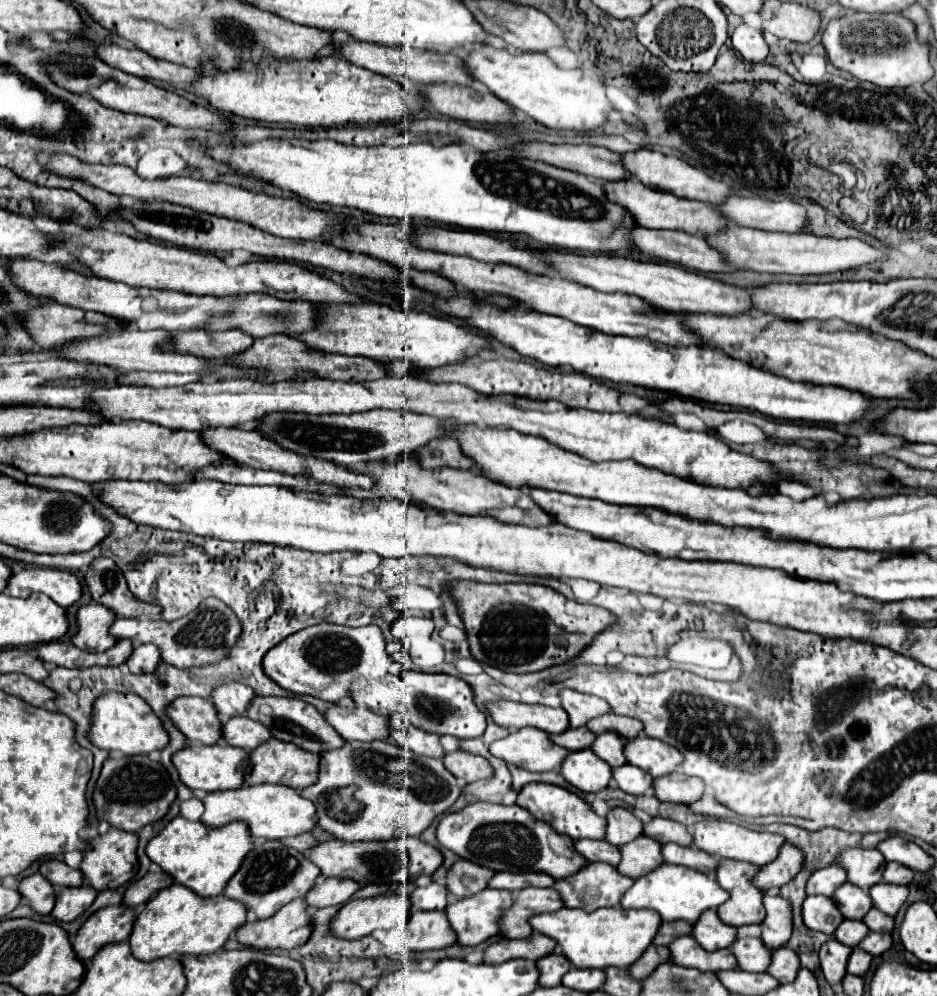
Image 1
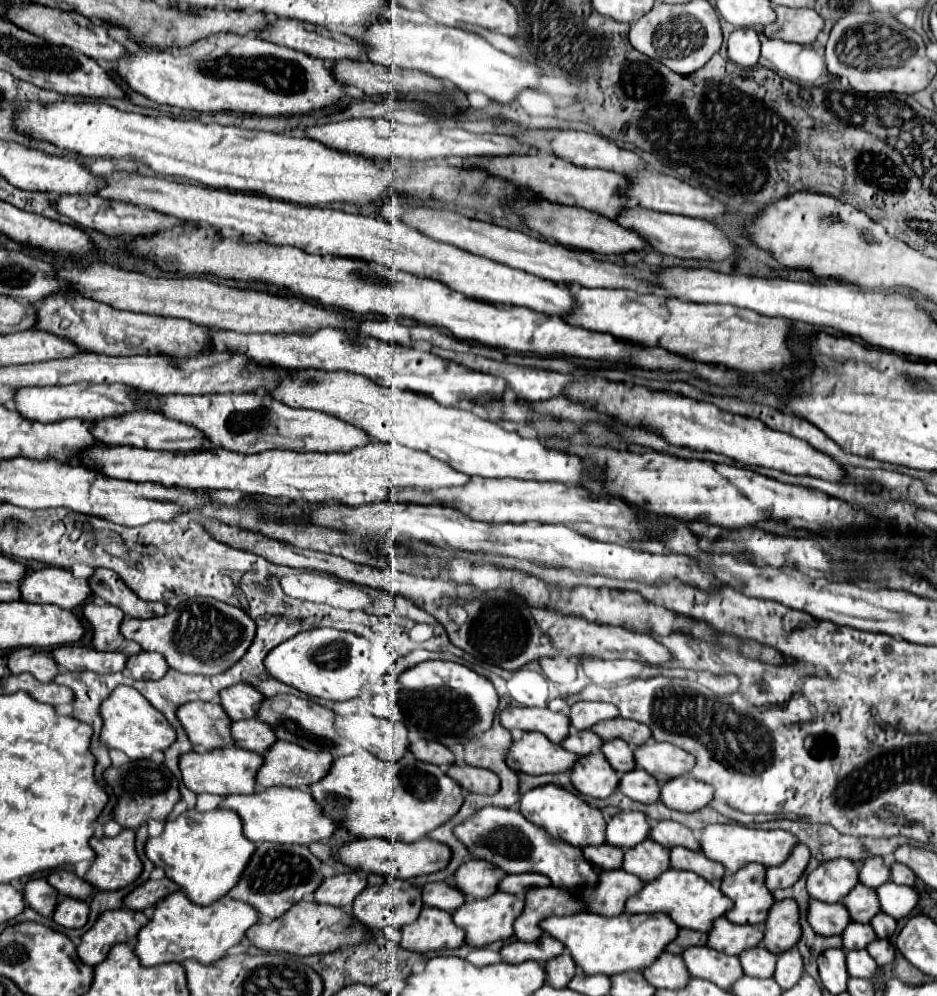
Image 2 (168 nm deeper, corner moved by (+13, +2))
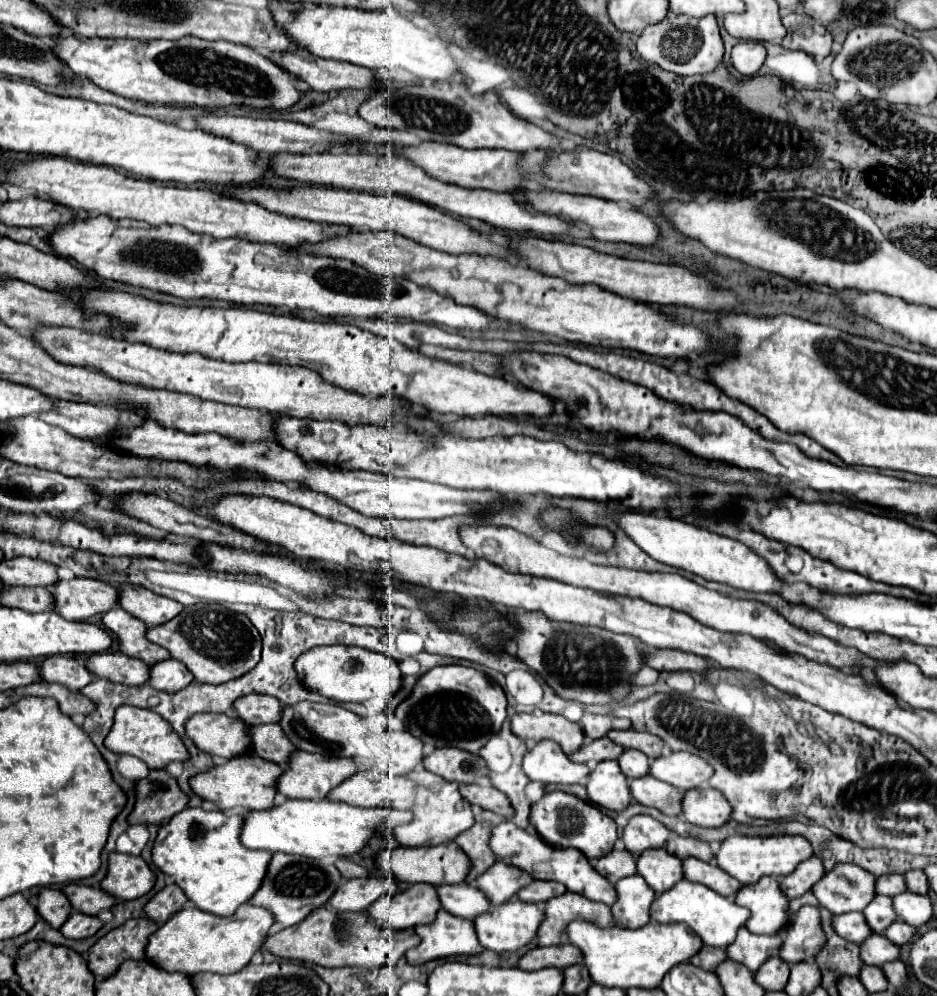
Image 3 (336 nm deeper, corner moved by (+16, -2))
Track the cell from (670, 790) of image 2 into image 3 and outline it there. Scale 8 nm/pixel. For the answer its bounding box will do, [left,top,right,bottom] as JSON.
[682,788,730,828]

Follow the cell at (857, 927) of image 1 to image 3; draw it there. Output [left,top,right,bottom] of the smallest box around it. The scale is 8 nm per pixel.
[860,936,900,966]

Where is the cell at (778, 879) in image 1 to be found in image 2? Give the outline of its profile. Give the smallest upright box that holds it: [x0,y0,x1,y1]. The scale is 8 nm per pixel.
[765,844,809,892]

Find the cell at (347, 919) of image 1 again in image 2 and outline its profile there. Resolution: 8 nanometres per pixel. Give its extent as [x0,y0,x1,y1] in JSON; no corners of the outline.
[353,880,423,930]

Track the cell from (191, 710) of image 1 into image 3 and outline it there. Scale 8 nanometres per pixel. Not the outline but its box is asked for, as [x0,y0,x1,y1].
[186,714,250,758]

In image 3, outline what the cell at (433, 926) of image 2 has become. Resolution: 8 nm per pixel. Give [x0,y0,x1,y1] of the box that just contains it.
[406,910,484,964]

